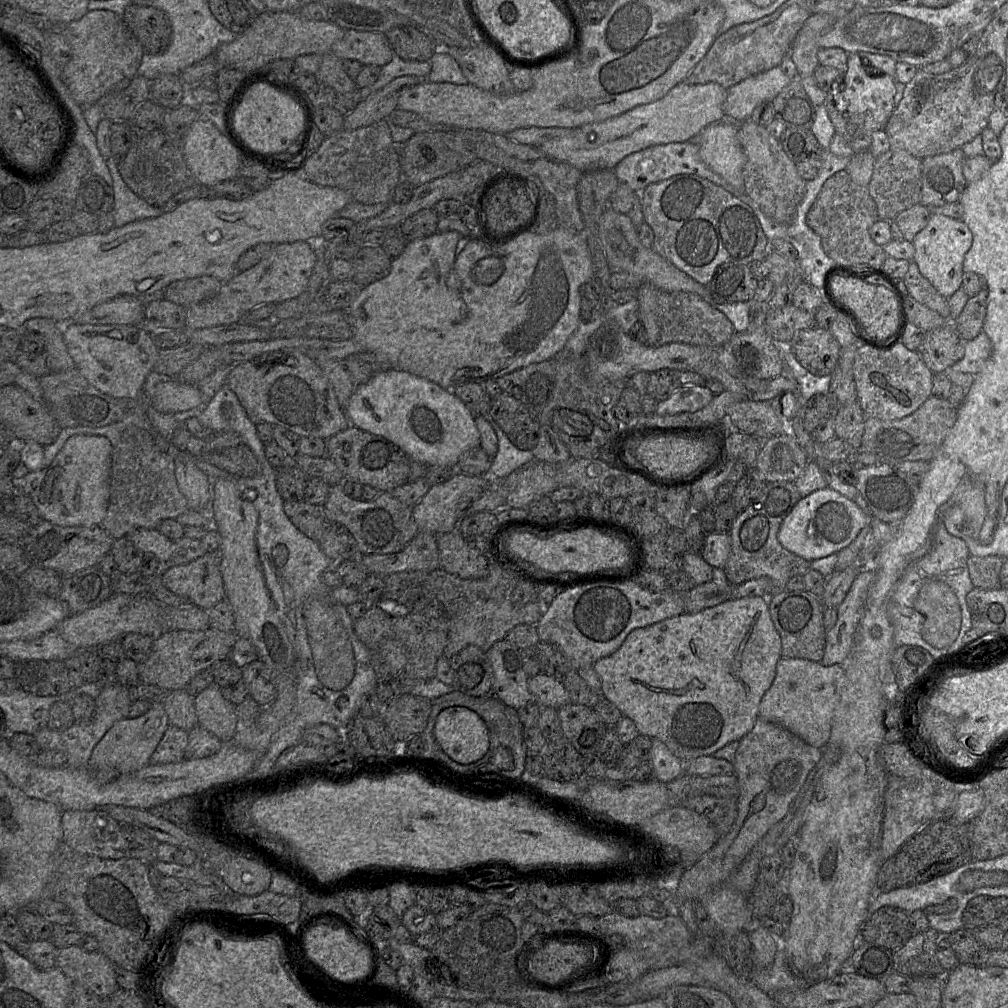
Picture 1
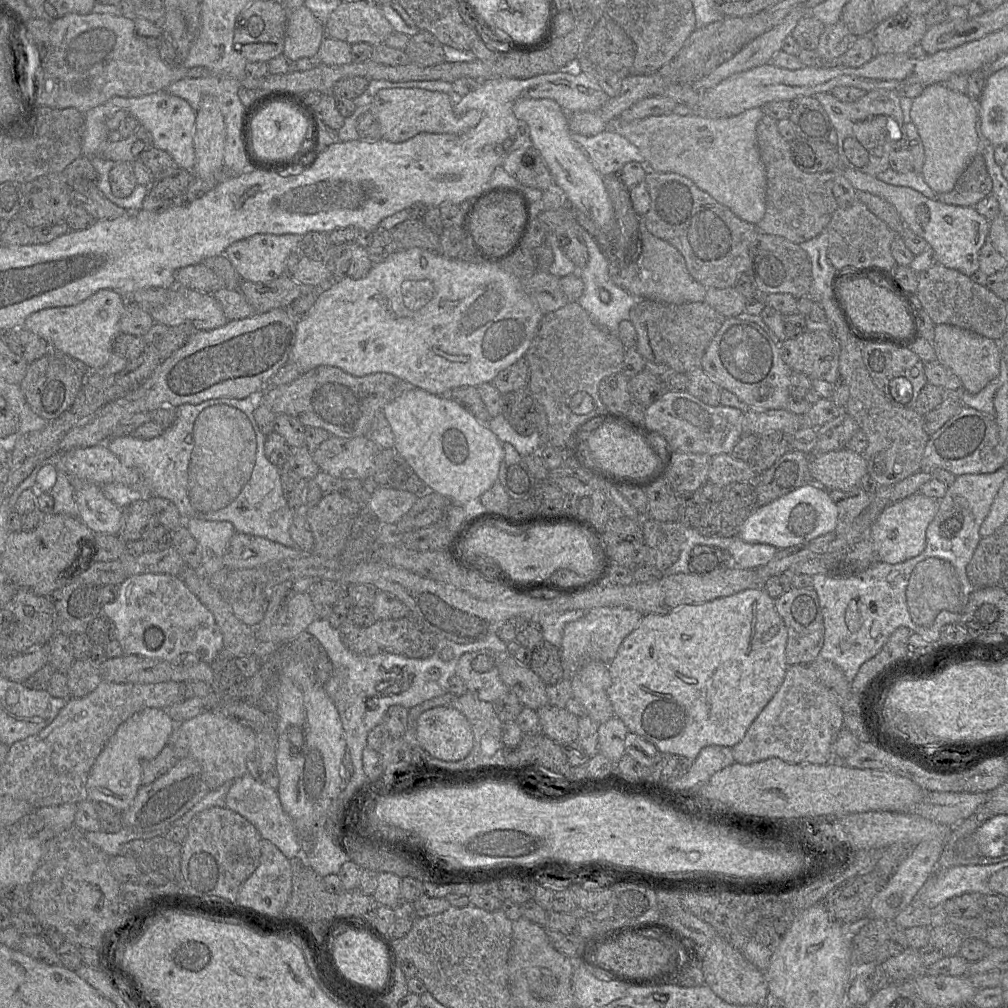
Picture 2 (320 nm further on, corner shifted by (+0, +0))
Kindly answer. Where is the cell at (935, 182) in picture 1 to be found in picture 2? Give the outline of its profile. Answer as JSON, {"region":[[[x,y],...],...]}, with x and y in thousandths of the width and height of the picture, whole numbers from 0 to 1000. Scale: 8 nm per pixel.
{"region":[[[970,151],[953,172],[946,187],[930,192],[929,198],[950,204],[967,204],[973,197],[984,192],[984,179],[975,154]]]}

